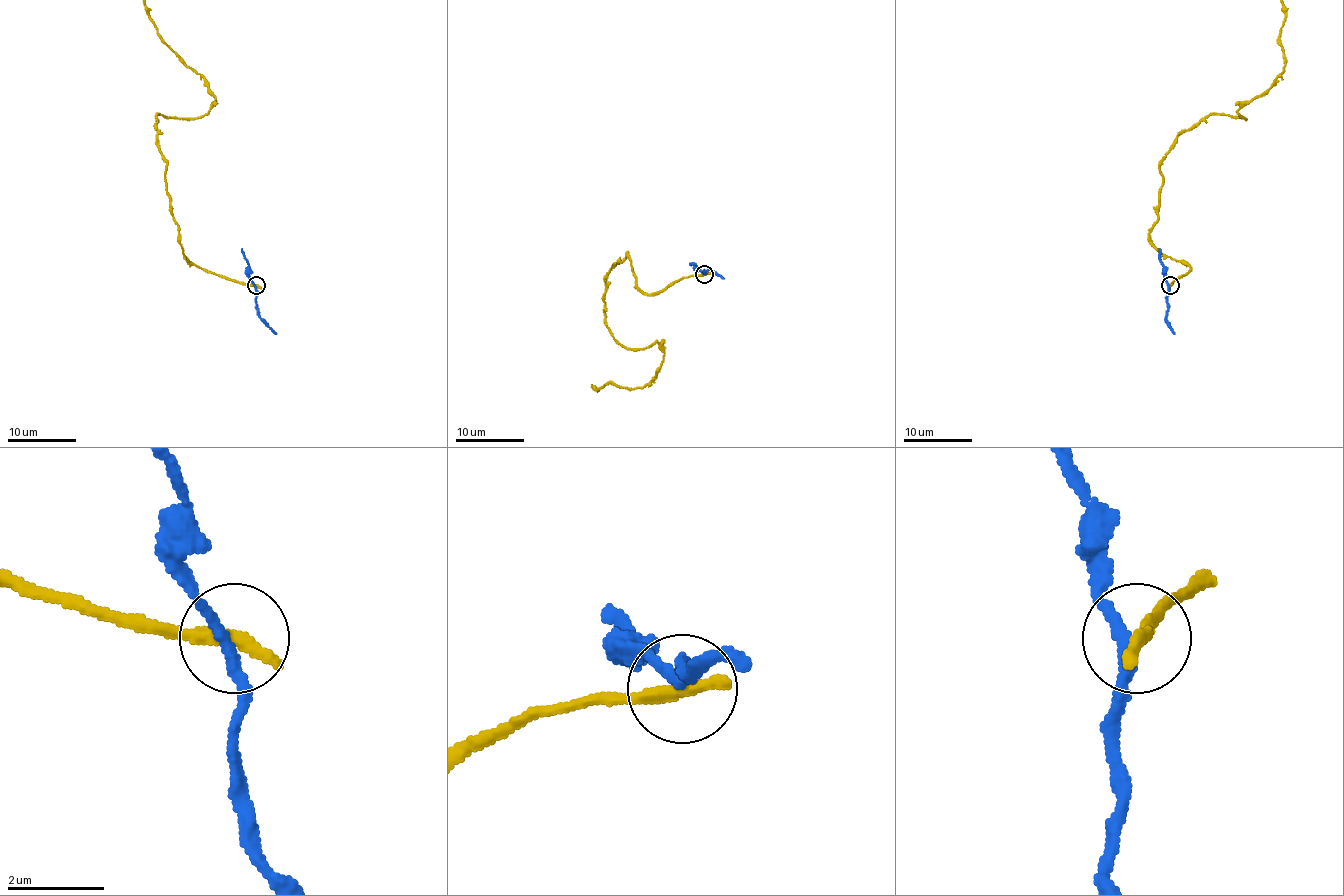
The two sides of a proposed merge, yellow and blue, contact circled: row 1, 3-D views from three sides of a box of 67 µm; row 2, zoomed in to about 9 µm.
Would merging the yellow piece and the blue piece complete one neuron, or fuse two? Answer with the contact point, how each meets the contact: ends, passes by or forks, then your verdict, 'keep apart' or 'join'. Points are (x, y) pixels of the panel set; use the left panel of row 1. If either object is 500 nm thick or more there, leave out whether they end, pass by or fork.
(256, 285) | yellow ends | blue passes by | keep apart

